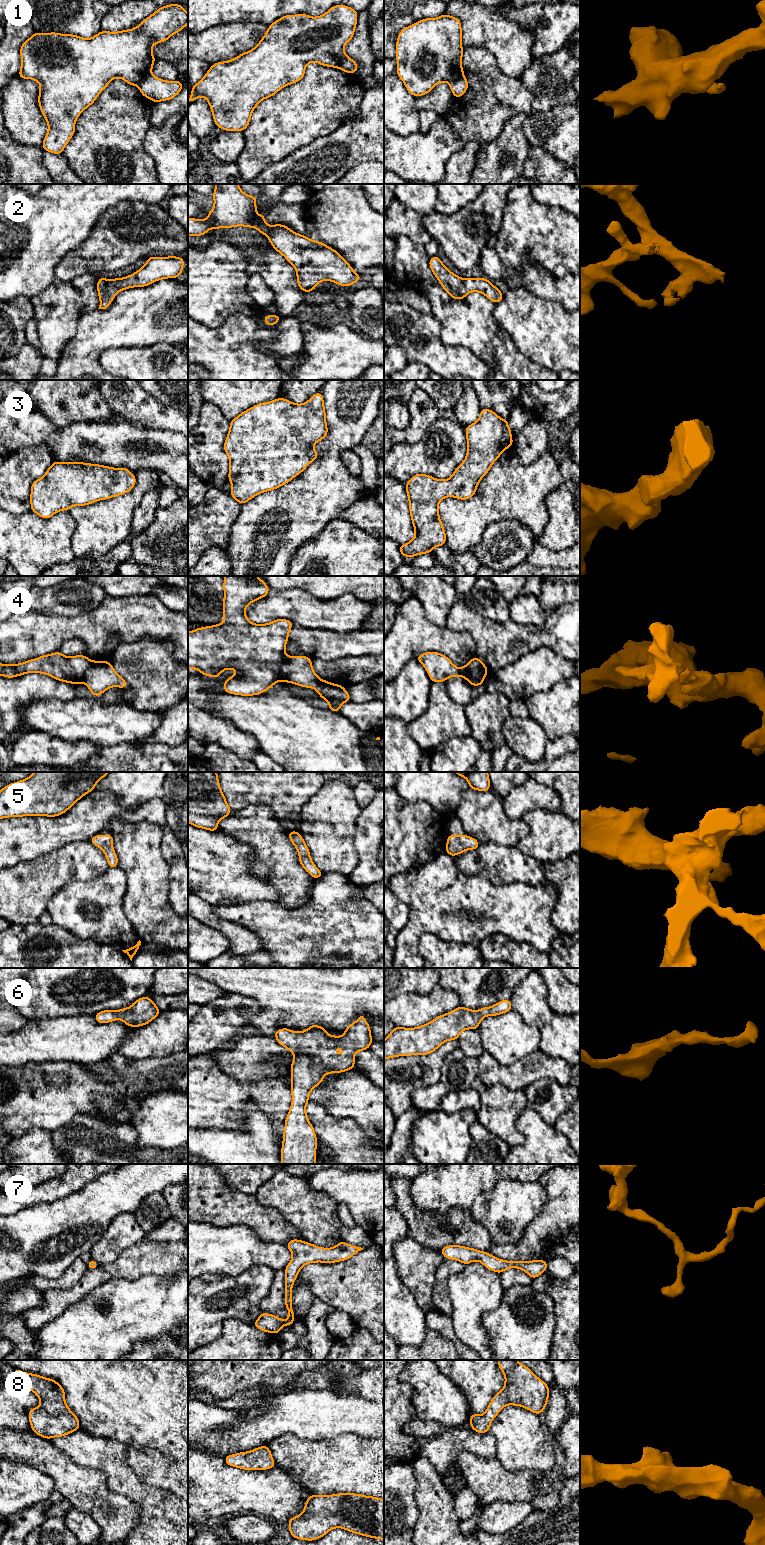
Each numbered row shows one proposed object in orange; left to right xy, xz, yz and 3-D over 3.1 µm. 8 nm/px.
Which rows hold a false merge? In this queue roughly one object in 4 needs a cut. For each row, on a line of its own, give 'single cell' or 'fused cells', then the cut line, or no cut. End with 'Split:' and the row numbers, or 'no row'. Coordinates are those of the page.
1: fused cells; cut in xy along (151, 74), (146, 76), (138, 85)
2: single cell; no cut
3: single cell; no cut
4: fused cells; cut in xz along (286, 656), (281, 669), (281, 680)
5: single cell; no cut
6: single cell; no cut
7: single cell; no cut
8: single cell; no cut
Split: 1, 4

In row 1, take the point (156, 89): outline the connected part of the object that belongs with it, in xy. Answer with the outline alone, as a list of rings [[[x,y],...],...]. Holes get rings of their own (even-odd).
[[[149,75],[144,78],[139,85],[142,96],[155,102],[167,101],[177,96],[182,90],[183,83],[178,79],[175,81],[166,81]]]

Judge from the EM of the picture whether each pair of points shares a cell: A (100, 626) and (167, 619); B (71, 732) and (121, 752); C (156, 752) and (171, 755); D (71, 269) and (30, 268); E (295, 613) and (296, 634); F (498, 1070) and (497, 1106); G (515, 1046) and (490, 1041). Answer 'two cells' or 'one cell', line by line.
A: one cell
B: two cells
C: one cell
D: two cells
E: two cells
F: two cells
G: one cell

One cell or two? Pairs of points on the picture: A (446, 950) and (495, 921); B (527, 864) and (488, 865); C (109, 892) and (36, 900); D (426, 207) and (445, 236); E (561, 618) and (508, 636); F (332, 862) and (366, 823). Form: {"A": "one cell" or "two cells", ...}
{"A": "two cells", "B": "one cell", "C": "two cells", "D": "two cells", "E": "one cell", "F": "two cells"}

